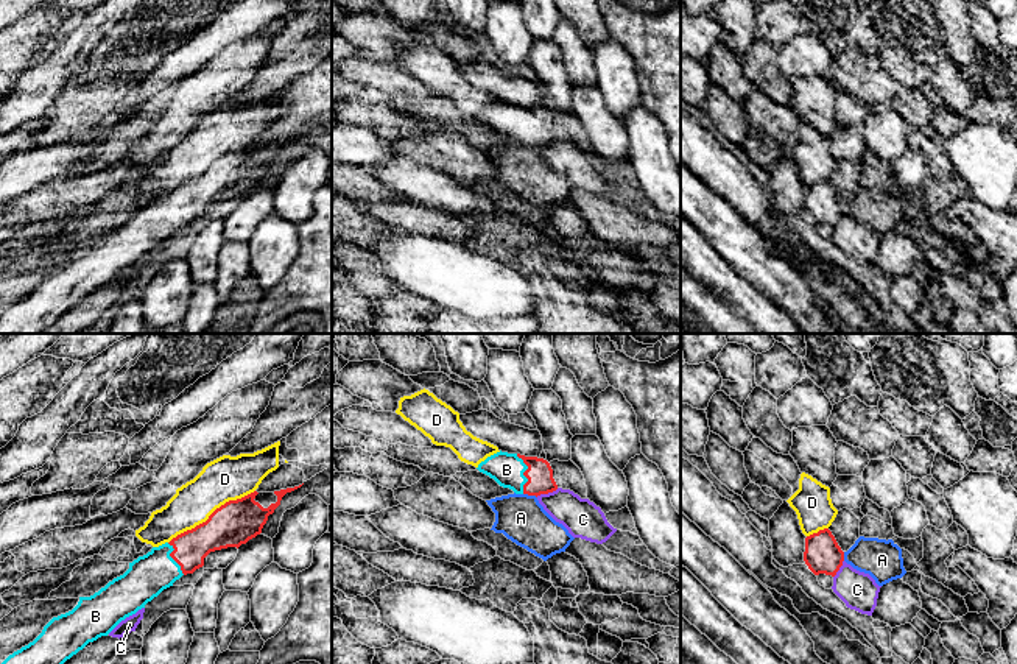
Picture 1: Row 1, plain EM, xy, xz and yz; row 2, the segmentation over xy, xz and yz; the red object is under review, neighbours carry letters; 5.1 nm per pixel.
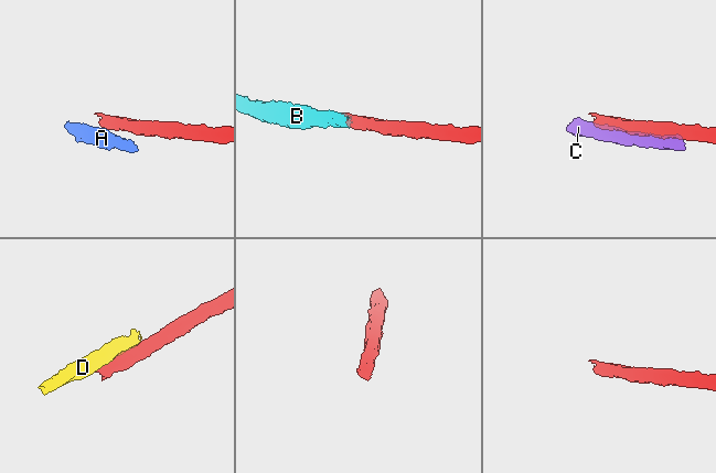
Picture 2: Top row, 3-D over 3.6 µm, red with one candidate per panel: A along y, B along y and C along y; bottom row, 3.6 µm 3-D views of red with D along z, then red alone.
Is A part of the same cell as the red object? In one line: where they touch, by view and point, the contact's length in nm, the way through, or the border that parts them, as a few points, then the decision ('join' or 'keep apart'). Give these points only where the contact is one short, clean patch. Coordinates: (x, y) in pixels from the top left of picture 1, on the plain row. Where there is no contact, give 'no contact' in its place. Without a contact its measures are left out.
xz (530, 145) | 80 nm | along xz (524, 144), (536, 148) | keep apart

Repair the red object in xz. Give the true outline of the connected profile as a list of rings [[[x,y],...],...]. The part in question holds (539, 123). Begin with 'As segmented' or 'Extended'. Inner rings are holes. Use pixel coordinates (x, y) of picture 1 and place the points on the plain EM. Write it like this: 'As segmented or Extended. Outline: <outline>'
Extended. Outline: [[[500,101],[481,112],[477,120],[516,145],[537,148],[558,140],[553,120],[544,109]]]

